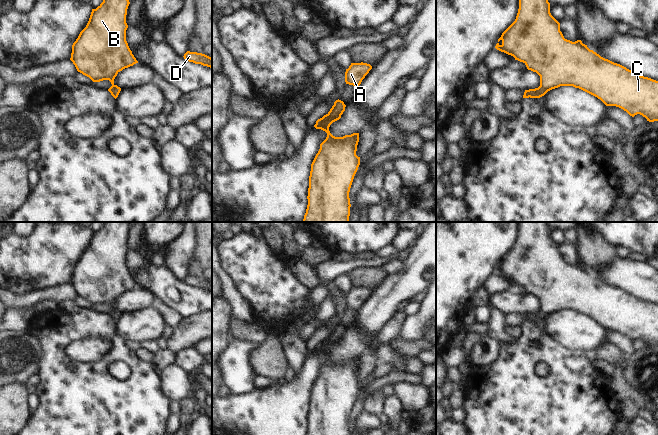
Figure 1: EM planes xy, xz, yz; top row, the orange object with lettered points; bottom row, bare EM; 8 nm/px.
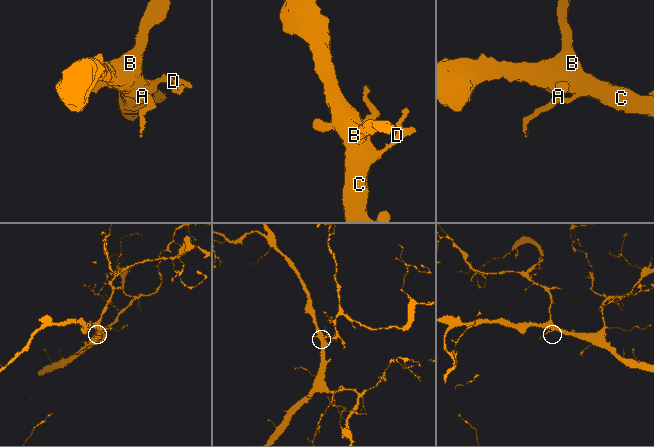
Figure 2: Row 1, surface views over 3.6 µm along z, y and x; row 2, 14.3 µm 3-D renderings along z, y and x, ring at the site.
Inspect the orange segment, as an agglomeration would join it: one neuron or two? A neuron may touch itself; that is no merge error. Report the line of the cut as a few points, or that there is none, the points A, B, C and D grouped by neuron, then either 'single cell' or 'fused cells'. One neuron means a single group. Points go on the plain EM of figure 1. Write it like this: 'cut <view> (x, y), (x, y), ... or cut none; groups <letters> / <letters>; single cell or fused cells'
cut none; groups A B C D; single cell

